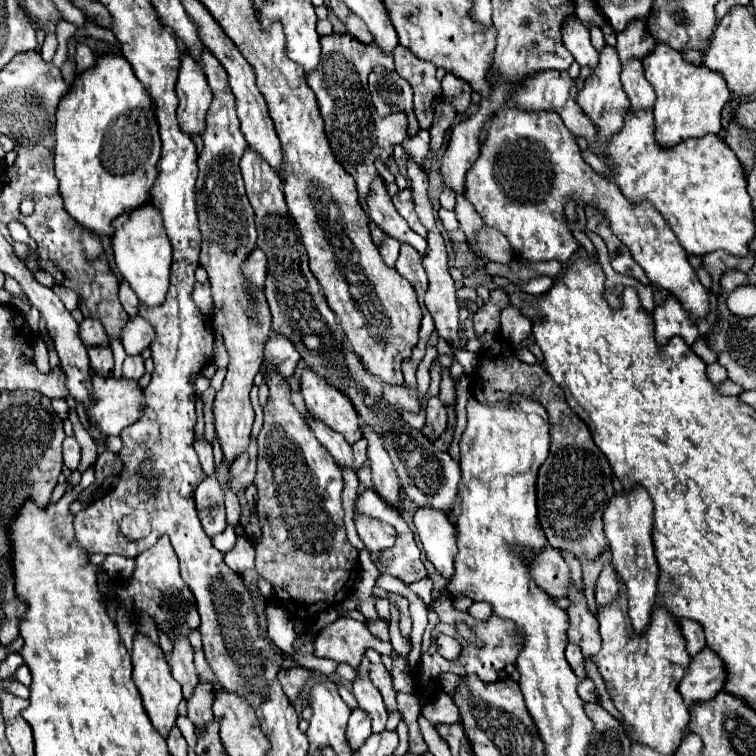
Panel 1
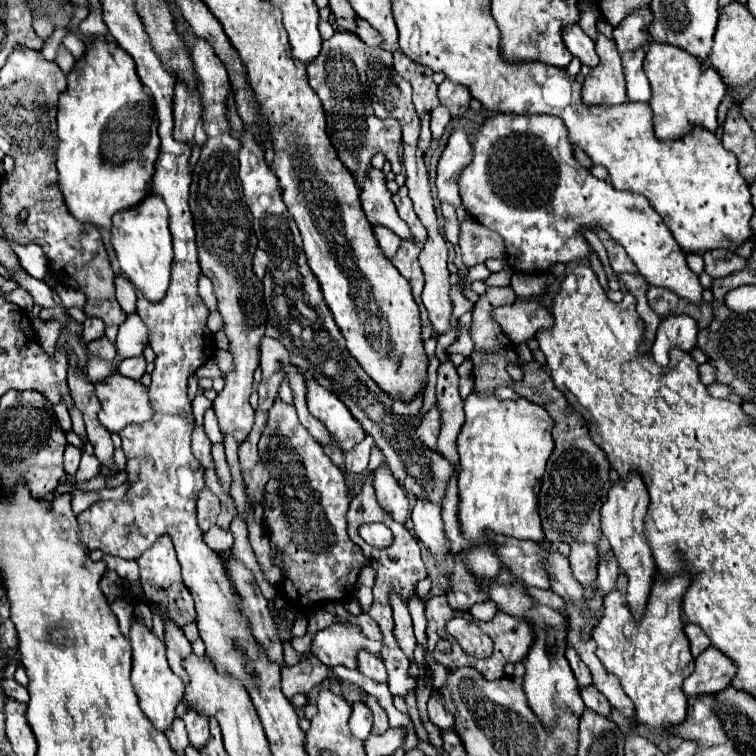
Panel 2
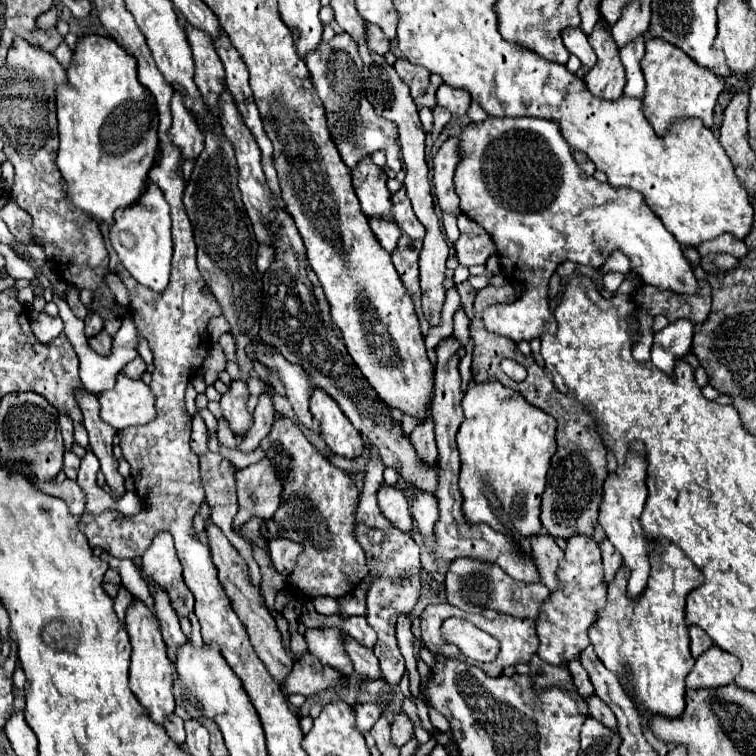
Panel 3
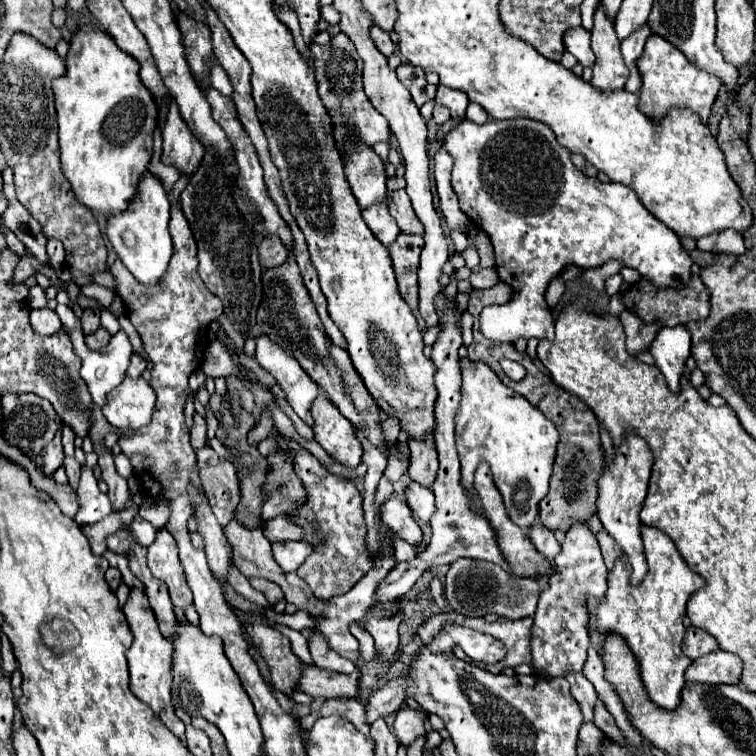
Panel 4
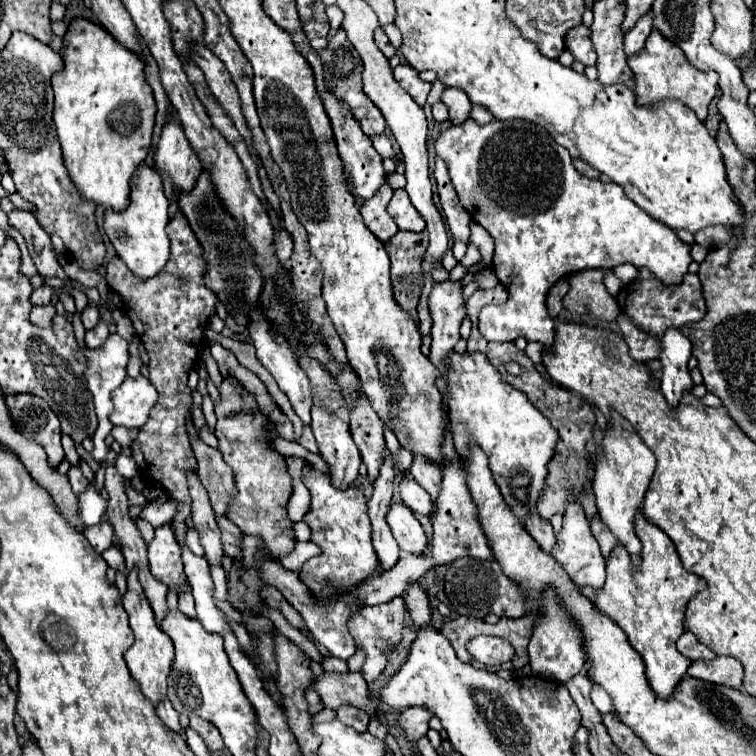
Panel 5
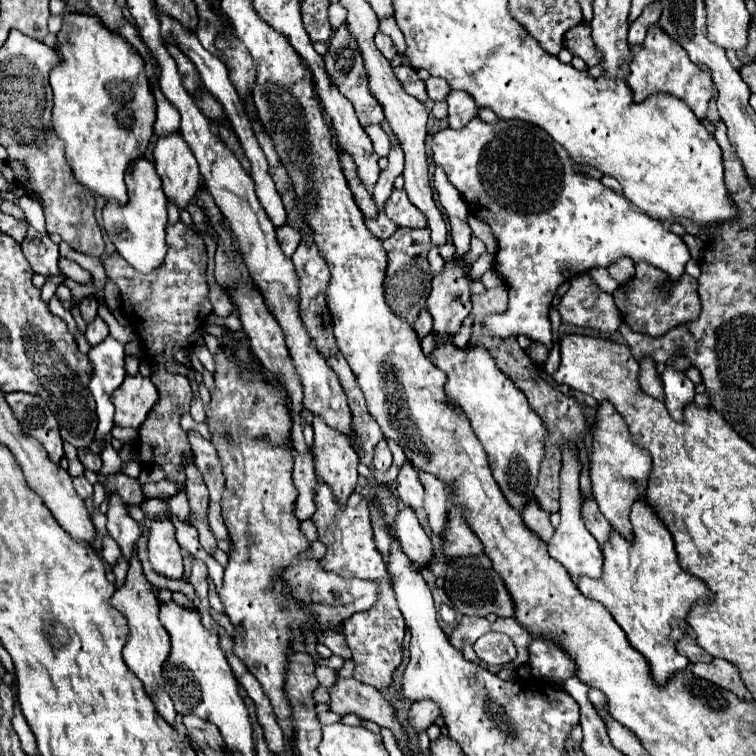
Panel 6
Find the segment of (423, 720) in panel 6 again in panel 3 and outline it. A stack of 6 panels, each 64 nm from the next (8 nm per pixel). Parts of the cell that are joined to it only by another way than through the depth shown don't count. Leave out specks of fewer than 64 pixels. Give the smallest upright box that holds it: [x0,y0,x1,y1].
[392,712,414,748]

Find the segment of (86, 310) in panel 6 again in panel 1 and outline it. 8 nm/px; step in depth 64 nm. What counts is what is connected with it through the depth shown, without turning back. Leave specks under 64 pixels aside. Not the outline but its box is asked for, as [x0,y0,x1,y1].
[80,318,108,346]

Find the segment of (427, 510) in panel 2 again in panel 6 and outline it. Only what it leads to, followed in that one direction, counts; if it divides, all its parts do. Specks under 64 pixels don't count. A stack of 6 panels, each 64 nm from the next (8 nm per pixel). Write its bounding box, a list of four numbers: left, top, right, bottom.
[396,462,424,508]

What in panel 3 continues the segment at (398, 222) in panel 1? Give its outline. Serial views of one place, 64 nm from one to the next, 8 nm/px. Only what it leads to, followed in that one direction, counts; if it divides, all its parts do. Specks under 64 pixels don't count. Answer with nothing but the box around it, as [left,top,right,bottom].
[350,156,392,216]

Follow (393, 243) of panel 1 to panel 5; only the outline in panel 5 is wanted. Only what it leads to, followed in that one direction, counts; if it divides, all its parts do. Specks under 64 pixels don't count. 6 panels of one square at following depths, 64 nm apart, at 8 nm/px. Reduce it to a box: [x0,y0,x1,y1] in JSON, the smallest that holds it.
[362,182,398,242]

